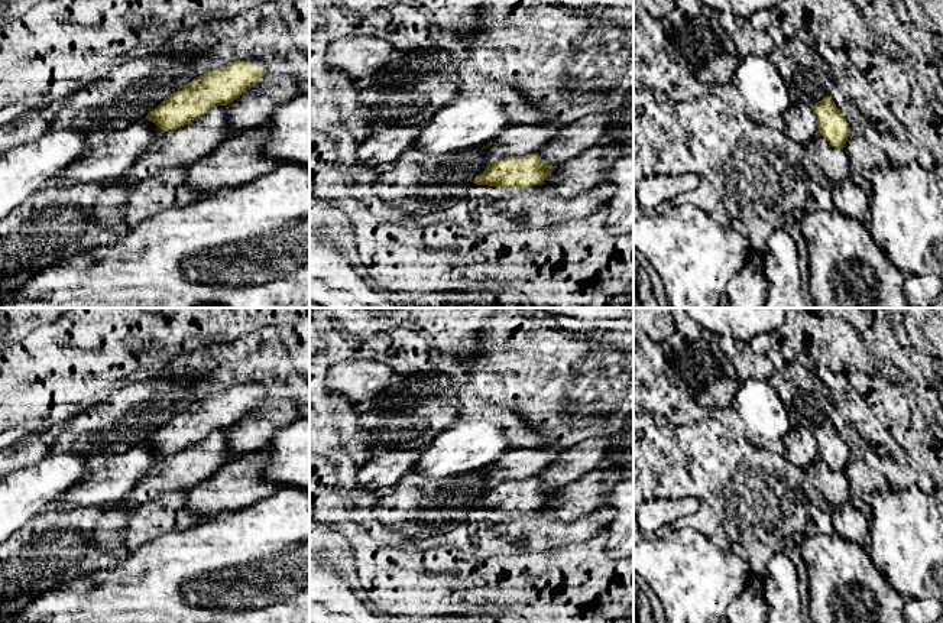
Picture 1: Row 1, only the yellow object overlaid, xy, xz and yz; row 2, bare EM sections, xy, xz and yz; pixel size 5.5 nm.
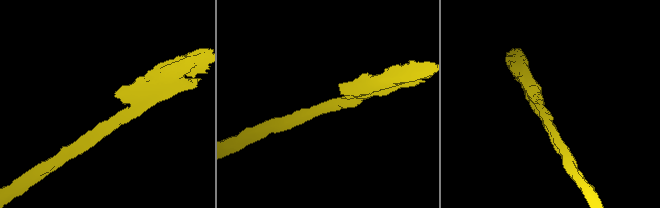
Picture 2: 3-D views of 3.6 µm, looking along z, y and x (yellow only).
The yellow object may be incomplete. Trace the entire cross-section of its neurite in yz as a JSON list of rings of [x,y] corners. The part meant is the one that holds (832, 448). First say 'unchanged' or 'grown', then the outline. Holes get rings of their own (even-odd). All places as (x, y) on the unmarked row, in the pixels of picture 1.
unchanged; [[[824,421],[822,425],[813,429],[817,441],[819,457],[833,470],[843,473],[848,461],[850,460],[850,452],[839,435],[832,421]]]

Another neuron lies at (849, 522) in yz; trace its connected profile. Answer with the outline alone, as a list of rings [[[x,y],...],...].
[[[850,502],[833,509],[832,513],[836,532],[845,539],[863,545],[869,543],[868,517]]]

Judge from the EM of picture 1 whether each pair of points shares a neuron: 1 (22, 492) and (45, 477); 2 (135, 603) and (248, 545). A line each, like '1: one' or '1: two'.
1: one
2: one

